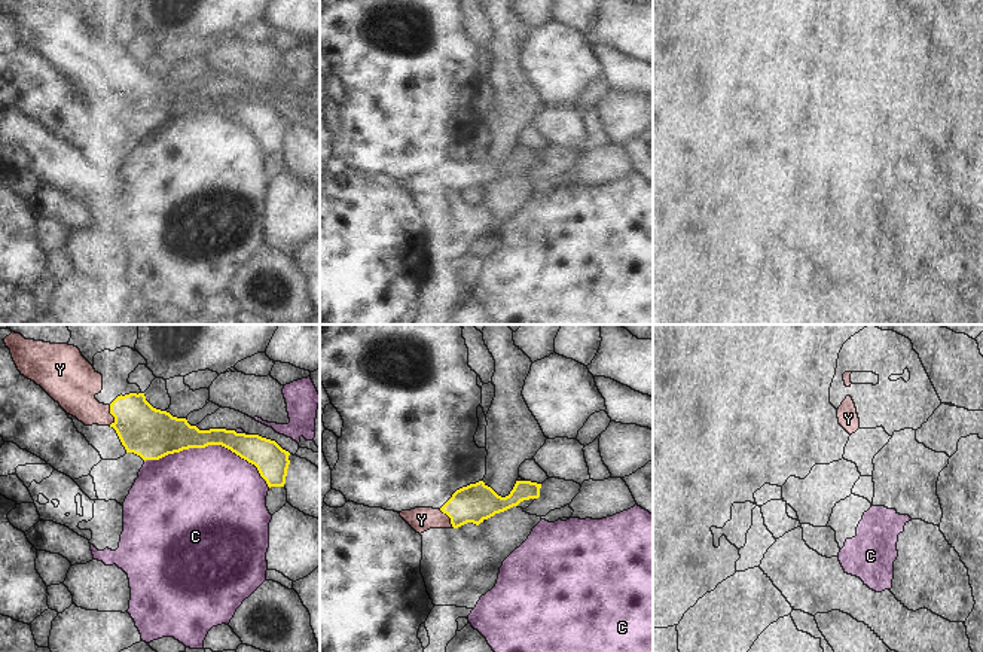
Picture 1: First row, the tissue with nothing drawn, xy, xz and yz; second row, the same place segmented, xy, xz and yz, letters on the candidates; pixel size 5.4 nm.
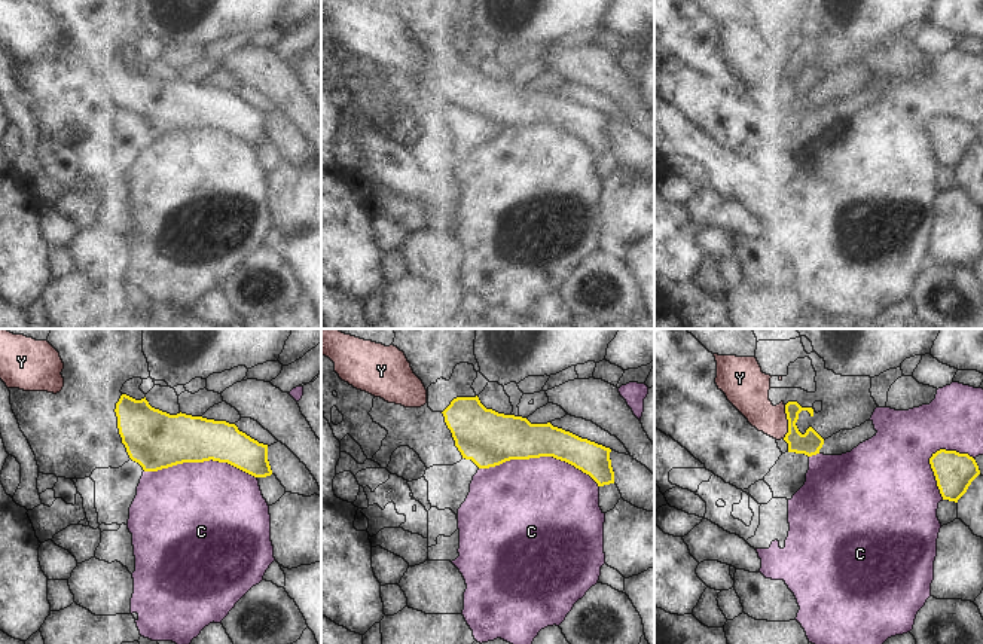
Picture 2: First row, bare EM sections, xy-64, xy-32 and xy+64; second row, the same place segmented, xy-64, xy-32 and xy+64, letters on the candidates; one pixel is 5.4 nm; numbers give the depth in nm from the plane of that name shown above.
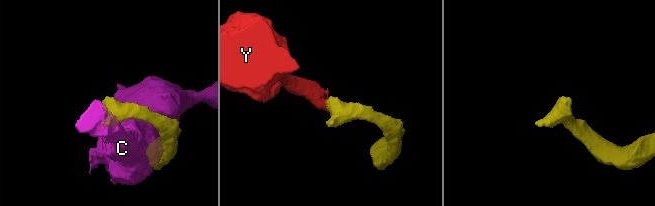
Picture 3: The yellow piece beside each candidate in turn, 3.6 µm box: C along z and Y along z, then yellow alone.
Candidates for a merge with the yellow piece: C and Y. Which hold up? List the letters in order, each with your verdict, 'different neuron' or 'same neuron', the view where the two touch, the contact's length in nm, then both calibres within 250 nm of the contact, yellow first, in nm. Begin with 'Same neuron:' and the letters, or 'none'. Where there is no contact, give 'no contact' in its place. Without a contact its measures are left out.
Same neuron: Y
C: different neuron | xy | 700 nm | 220/480 nm
Y: same neuron | xy | 110 nm | 280/240 nm

